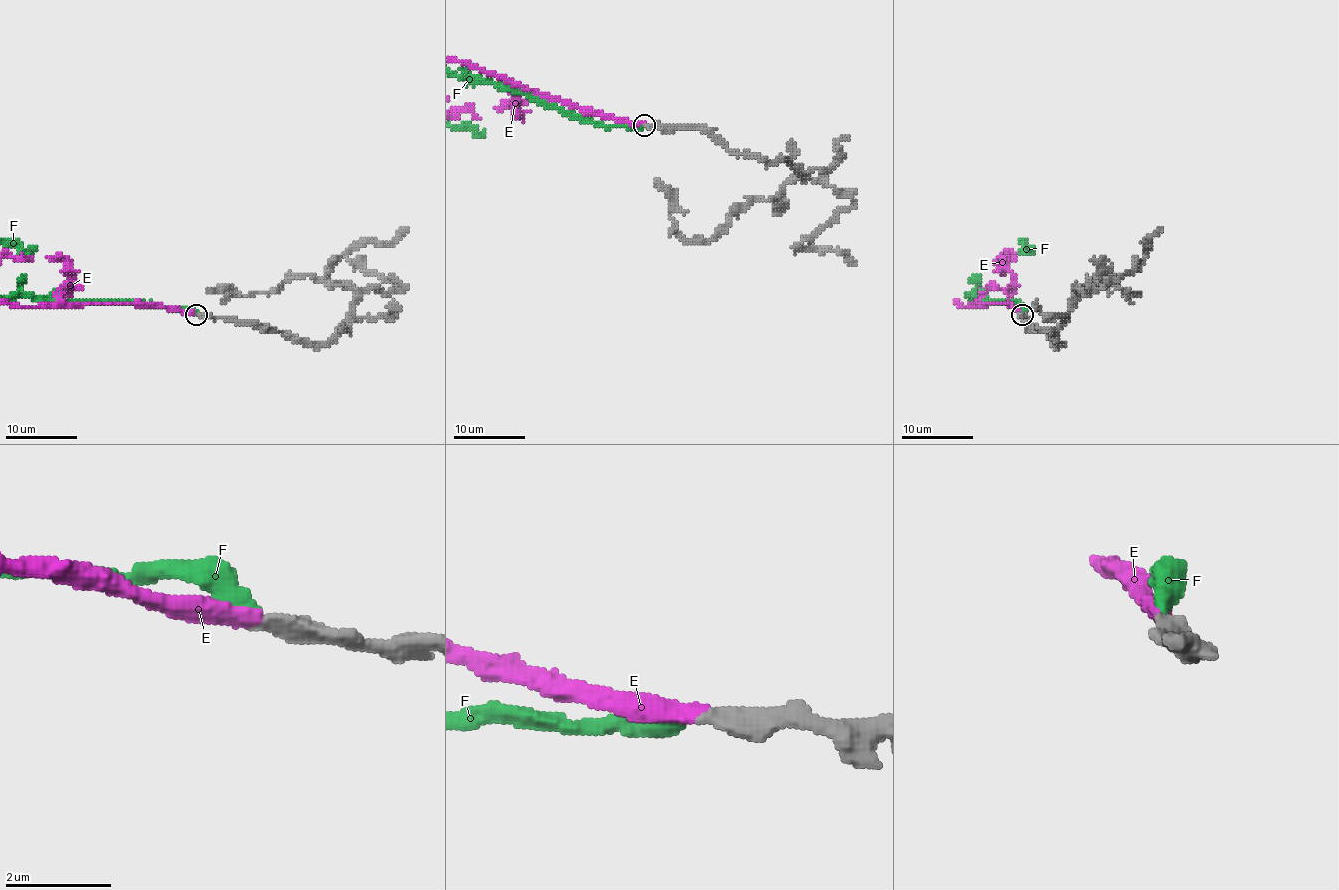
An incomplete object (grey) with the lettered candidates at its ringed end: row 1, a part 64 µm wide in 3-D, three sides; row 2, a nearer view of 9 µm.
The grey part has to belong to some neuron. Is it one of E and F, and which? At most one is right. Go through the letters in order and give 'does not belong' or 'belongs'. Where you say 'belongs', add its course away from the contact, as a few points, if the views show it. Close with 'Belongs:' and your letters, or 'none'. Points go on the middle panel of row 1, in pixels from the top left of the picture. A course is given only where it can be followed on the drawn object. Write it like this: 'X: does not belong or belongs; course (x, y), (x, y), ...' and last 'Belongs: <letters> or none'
E: belongs
F: does not belong
Belongs: E

